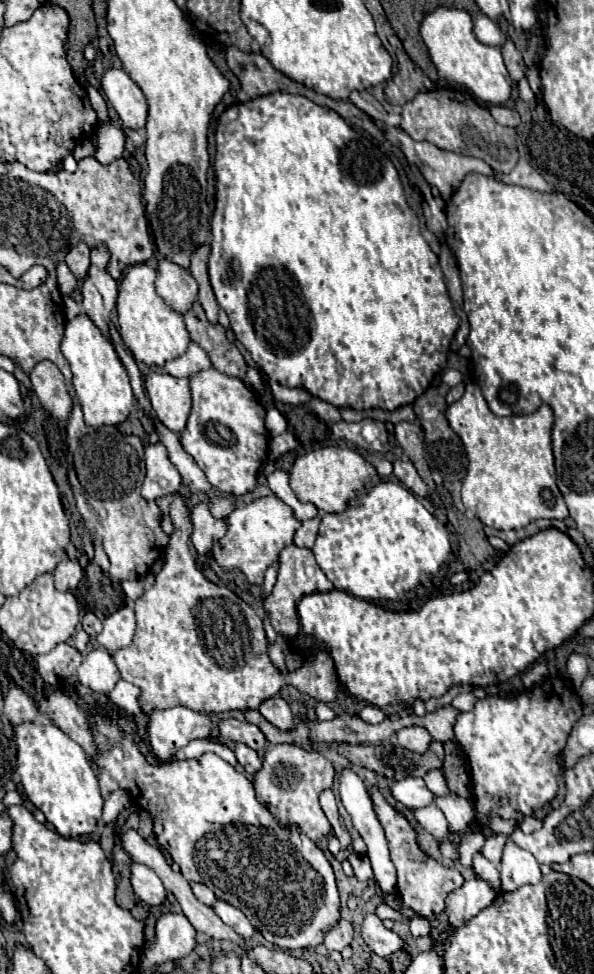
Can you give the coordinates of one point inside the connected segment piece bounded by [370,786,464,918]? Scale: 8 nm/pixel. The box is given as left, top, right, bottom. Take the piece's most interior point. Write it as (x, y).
(423, 883)

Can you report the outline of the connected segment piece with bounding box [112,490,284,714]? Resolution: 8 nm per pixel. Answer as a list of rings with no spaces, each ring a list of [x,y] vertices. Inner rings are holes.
[[[184,490],[174,494],[170,504],[170,518],[174,532],[166,546],[166,562],[158,572],[154,586],[134,602],[138,620],[136,636],[128,648],[114,652],[112,660],[116,662],[122,680],[140,688],[138,702],[146,714],[154,708],[172,708],[178,704],[206,714],[222,714],[244,708],[256,710],[264,700],[278,696],[284,686],[284,674],[280,674],[268,658],[268,642],[264,636],[262,618],[232,590],[206,580],[202,570],[196,566],[194,554],[190,550],[192,518],[188,508],[188,494]]]

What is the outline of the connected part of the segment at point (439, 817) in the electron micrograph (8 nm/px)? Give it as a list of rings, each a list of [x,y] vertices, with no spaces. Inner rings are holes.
[[[426,806],[426,808],[418,808],[414,810],[418,822],[438,840],[442,840],[448,834],[448,822],[442,814],[442,810],[438,806]]]

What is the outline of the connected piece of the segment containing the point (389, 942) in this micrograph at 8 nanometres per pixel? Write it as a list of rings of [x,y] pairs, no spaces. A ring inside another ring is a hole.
[[[366,914],[364,916],[364,920],[362,920],[362,938],[364,938],[364,944],[374,954],[378,954],[380,958],[390,956],[398,950],[404,950],[404,940],[398,934],[394,934],[392,930],[384,928],[382,920],[376,914]]]

